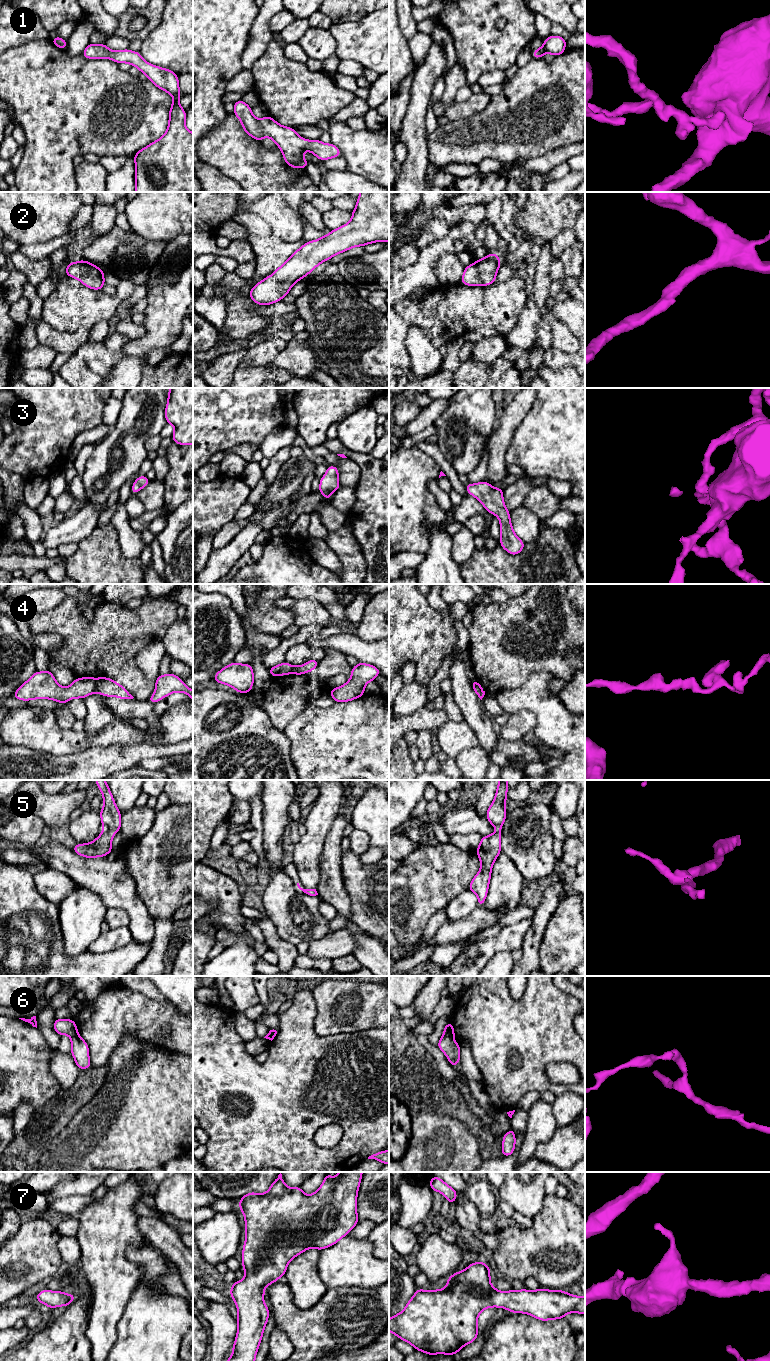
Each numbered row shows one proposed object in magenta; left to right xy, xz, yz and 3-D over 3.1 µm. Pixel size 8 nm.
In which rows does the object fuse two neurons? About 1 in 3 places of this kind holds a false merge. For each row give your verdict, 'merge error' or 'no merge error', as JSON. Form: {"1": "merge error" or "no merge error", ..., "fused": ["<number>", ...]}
{"1": "no merge error", "2": "no merge error", "3": "no merge error", "4": "merge error", "5": "no merge error", "6": "merge error", "7": "no merge error", "fused": ["4", "6"]}

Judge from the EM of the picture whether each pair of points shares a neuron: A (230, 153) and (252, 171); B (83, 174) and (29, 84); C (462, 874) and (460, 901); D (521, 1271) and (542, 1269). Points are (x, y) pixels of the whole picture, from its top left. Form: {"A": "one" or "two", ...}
{"A": "one", "B": "two", "C": "two", "D": "one"}

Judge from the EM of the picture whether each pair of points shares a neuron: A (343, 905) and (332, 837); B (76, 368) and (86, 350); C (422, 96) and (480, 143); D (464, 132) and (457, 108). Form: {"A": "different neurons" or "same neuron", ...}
{"A": "same neuron", "B": "different neurons", "C": "different neurons", "D": "different neurons"}

